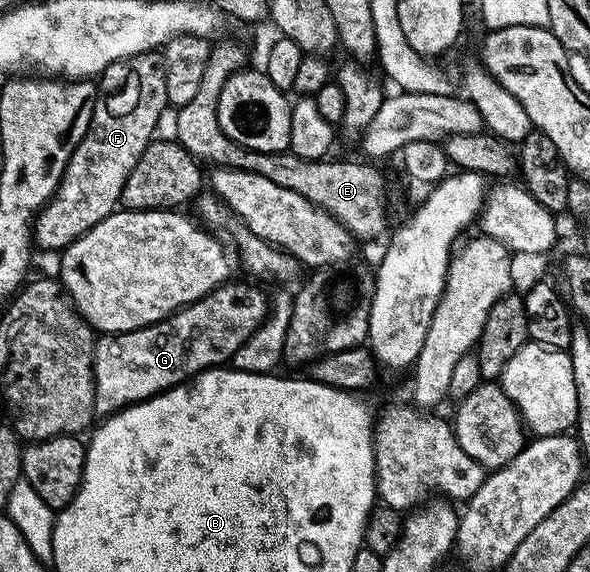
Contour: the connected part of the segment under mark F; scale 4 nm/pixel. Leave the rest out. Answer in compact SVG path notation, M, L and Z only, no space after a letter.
M160 53L132 55L111 64L99 75L99 93L89 121L89 131L75 148L56 194L33 223L33 241L45 250L61 252L75 239L118 209L127 176L139 156L154 141L161 113L167 110L165 59Z

